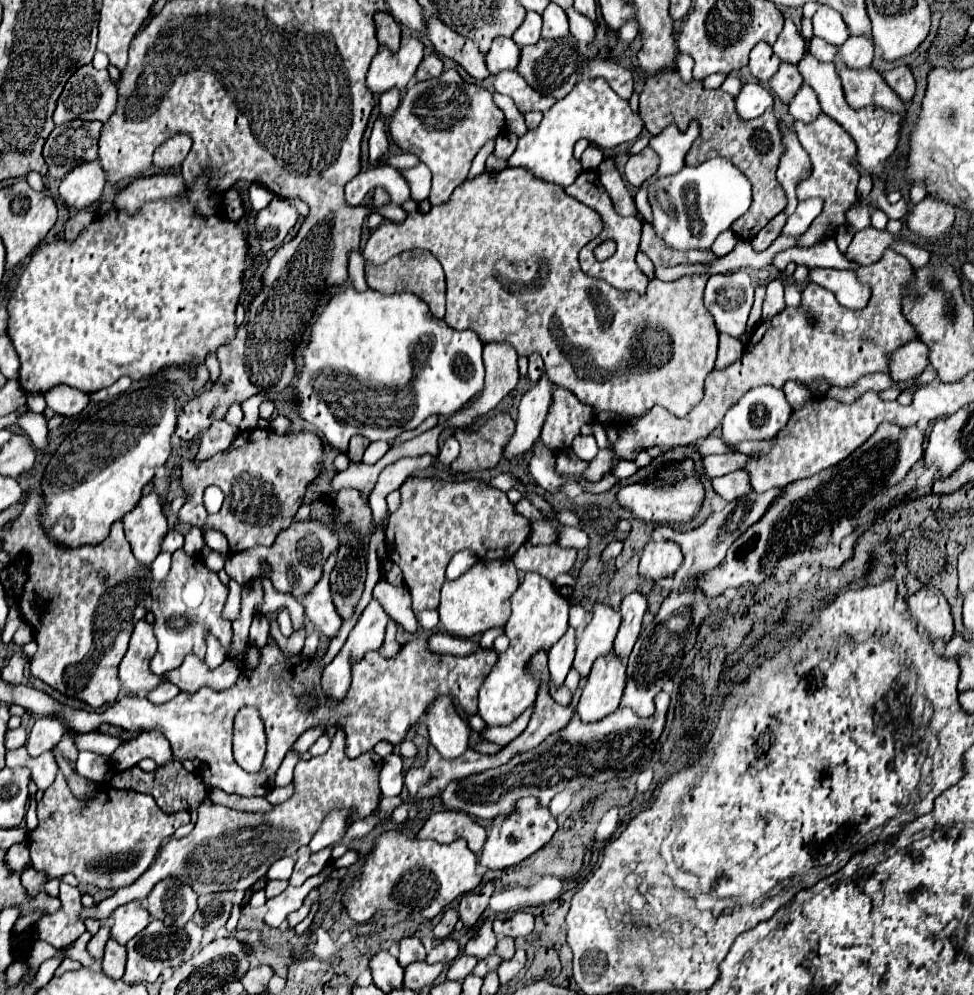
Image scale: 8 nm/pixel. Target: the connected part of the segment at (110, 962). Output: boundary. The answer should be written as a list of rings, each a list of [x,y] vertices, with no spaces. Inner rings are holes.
[[[108,939],[102,959],[102,973],[112,979],[120,979],[124,975],[124,967],[126,967],[126,947],[116,943],[116,939]]]

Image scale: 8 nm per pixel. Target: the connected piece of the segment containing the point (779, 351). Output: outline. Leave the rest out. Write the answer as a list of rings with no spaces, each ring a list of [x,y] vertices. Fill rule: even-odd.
[[[892,249],[886,250],[880,261],[857,269],[858,279],[872,287],[870,303],[860,311],[850,311],[842,307],[828,289],[824,291],[824,287],[808,283],[808,287],[802,291],[802,307],[786,307],[774,319],[762,321],[752,333],[740,359],[736,359],[722,371],[714,369],[708,373],[704,397],[696,407],[692,407],[692,411],[686,417],[680,419],[666,409],[652,409],[648,415],[626,425],[622,433],[618,433],[618,439],[612,443],[612,451],[600,449],[598,455],[592,461],[588,461],[588,467],[582,473],[582,477],[574,477],[574,481],[586,479],[590,483],[596,483],[604,475],[612,473],[614,457],[634,461],[636,455],[640,451],[650,449],[650,445],[680,447],[708,437],[714,431],[714,427],[722,421],[728,407],[732,407],[746,391],[754,387],[772,385],[780,389],[788,379],[810,383],[818,377],[826,377],[830,385],[850,387],[856,379],[864,375],[878,371],[886,373],[890,353],[916,339],[916,331],[904,319],[900,307],[902,289],[908,283],[908,279],[914,279],[912,269],[908,259]],[[806,309],[818,317],[816,325],[810,325],[806,321]]]

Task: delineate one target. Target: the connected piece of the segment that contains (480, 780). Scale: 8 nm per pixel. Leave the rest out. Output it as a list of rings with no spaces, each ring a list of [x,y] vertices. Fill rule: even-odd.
[[[660,693],[654,703],[654,715],[646,719],[640,719],[634,711],[628,709],[616,709],[612,715],[596,723],[582,723],[580,717],[574,715],[564,729],[556,731],[556,735],[548,735],[548,739],[544,739],[540,747],[524,751],[522,755],[512,757],[500,767],[476,773],[468,779],[458,779],[456,783],[448,783],[448,787],[444,787],[444,791],[440,793],[442,803],[448,809],[458,809],[480,819],[494,819],[498,813],[512,813],[516,809],[516,799],[520,797],[532,795],[538,797],[542,805],[548,805],[552,797],[564,789],[606,783],[616,775],[630,777],[634,771],[648,765],[654,757],[660,733],[666,723],[668,703],[670,695]],[[562,745],[566,747],[556,753],[556,749]],[[554,753],[558,755],[556,759],[552,757]]]

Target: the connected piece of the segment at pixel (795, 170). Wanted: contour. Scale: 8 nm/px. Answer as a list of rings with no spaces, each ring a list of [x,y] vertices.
[[[780,123],[780,129],[782,129],[786,153],[782,155],[782,161],[780,161],[780,167],[778,167],[778,181],[784,187],[786,197],[788,197],[786,215],[792,215],[796,205],[798,205],[796,183],[808,179],[808,175],[810,175],[810,159],[808,159],[806,151],[800,147],[800,143],[796,139],[796,133],[786,129],[784,123]]]

